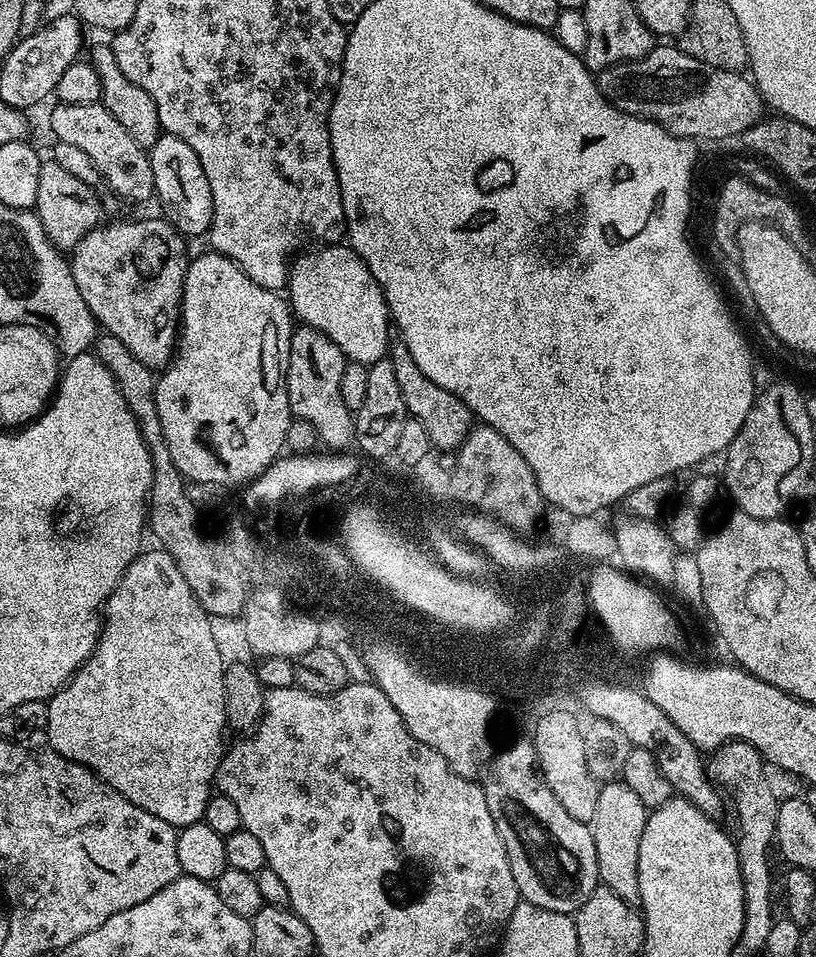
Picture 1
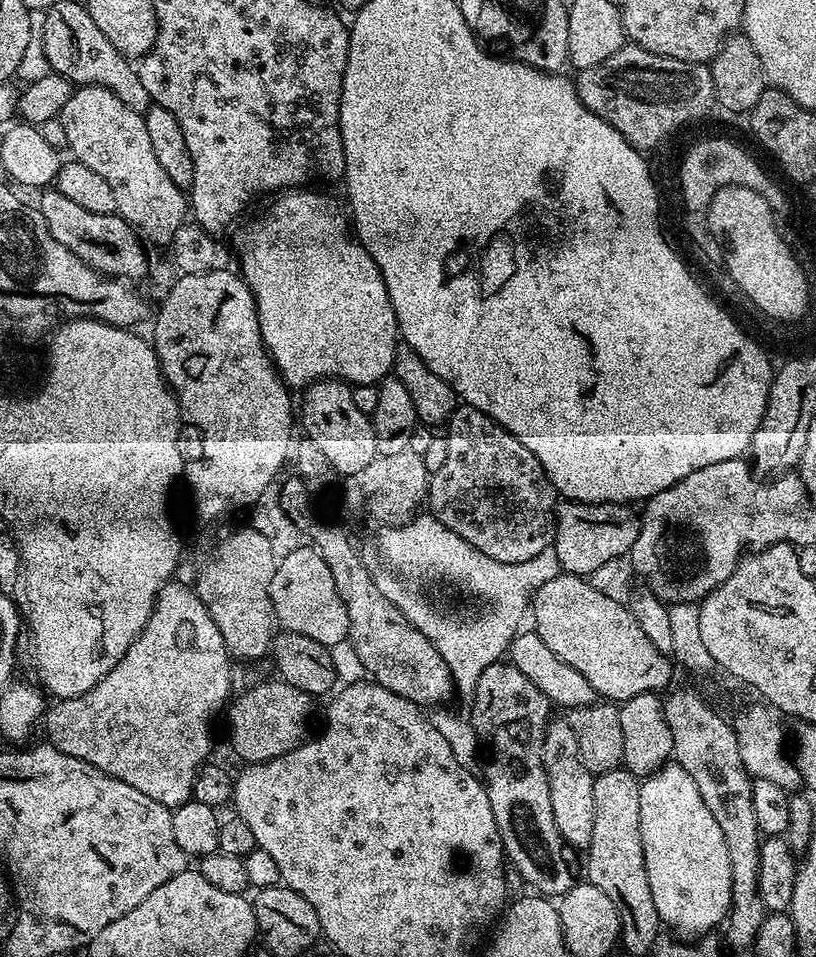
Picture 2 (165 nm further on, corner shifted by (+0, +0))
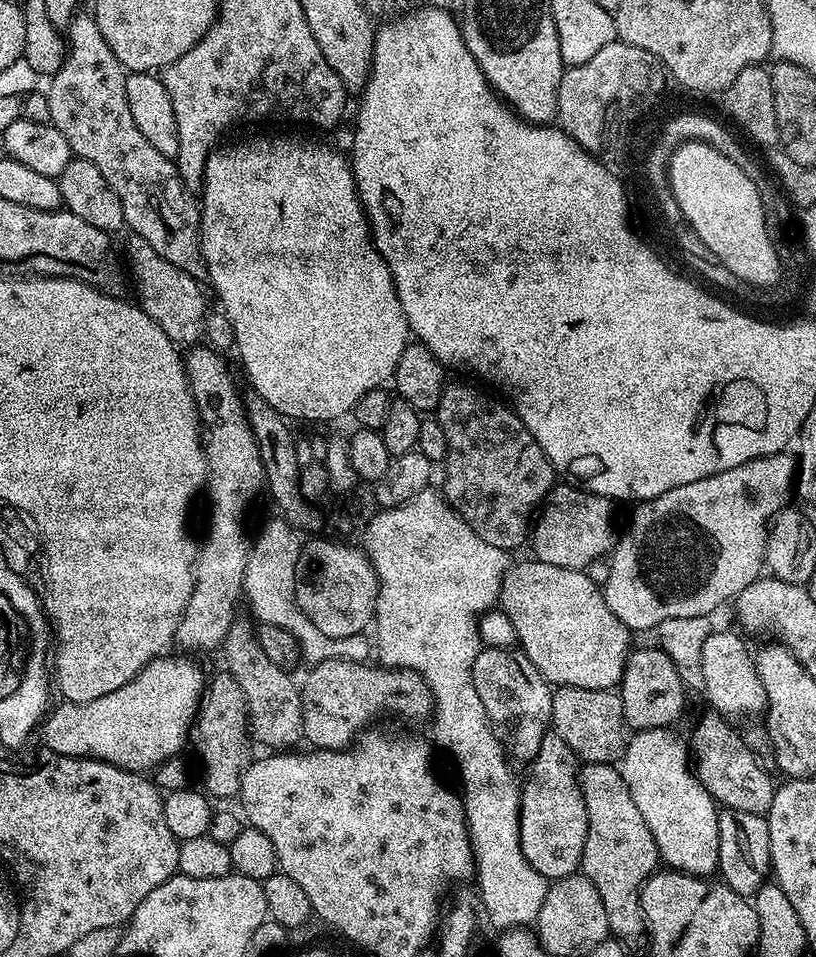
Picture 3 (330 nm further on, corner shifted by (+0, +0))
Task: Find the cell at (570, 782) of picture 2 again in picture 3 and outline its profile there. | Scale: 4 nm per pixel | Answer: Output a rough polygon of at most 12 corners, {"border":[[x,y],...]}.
{"border":[[551,730],[520,790],[520,845],[550,882],[586,846],[576,756]]}

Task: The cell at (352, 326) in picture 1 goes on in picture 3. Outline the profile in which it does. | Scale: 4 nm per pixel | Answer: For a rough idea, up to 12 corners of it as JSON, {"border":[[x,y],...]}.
{"border":[[208,153],[207,283],[285,418],[410,342],[345,153]]}

